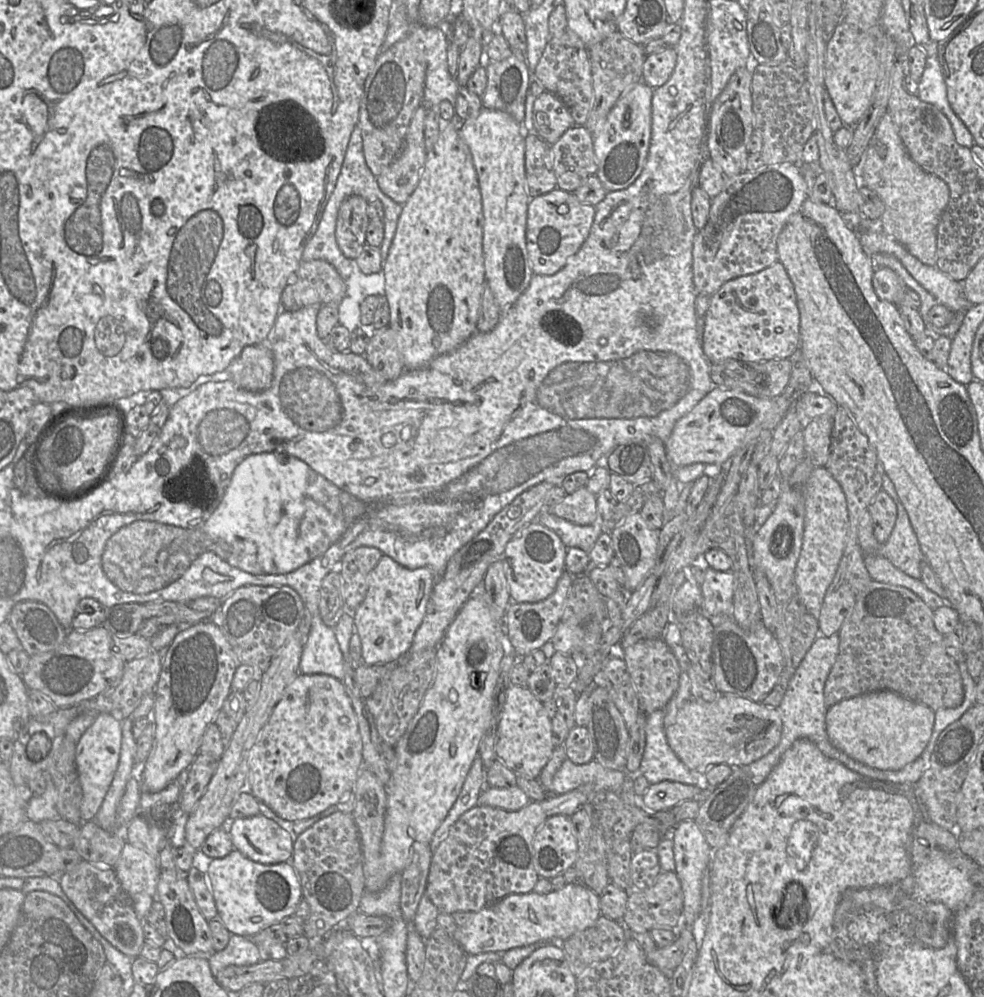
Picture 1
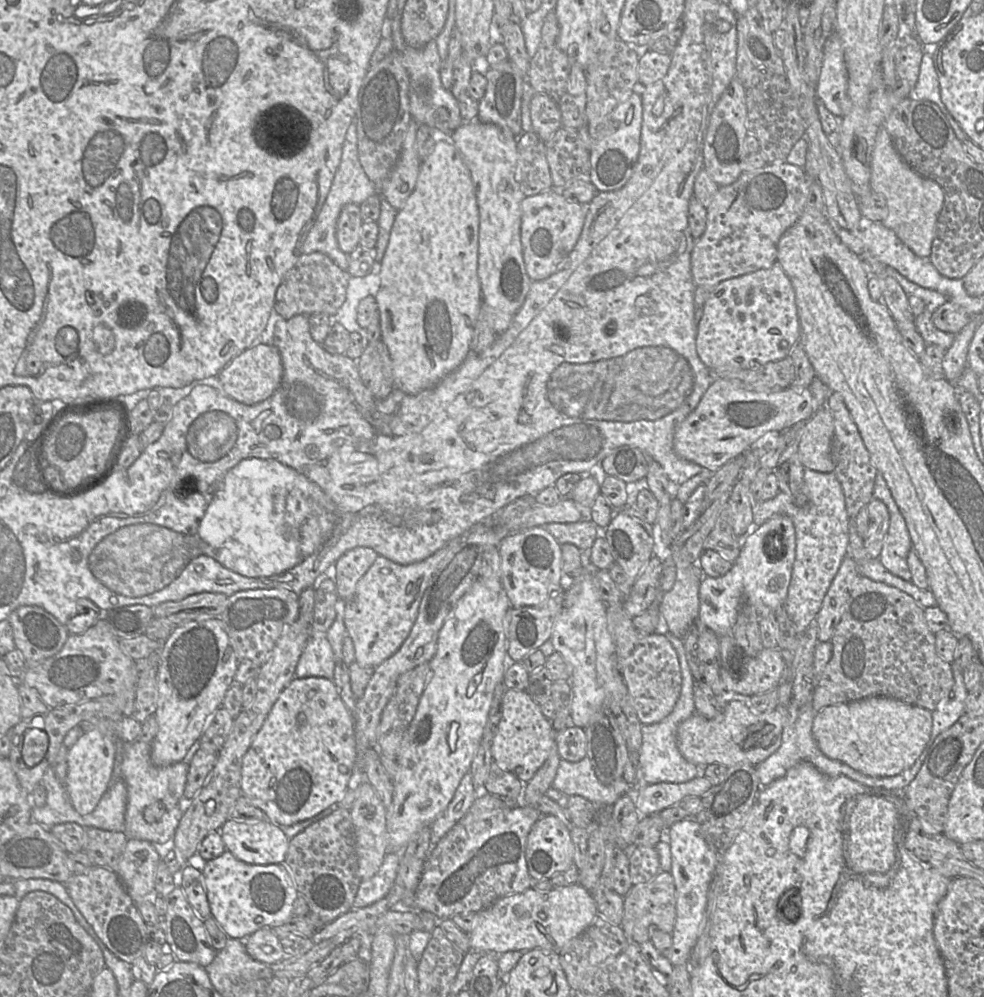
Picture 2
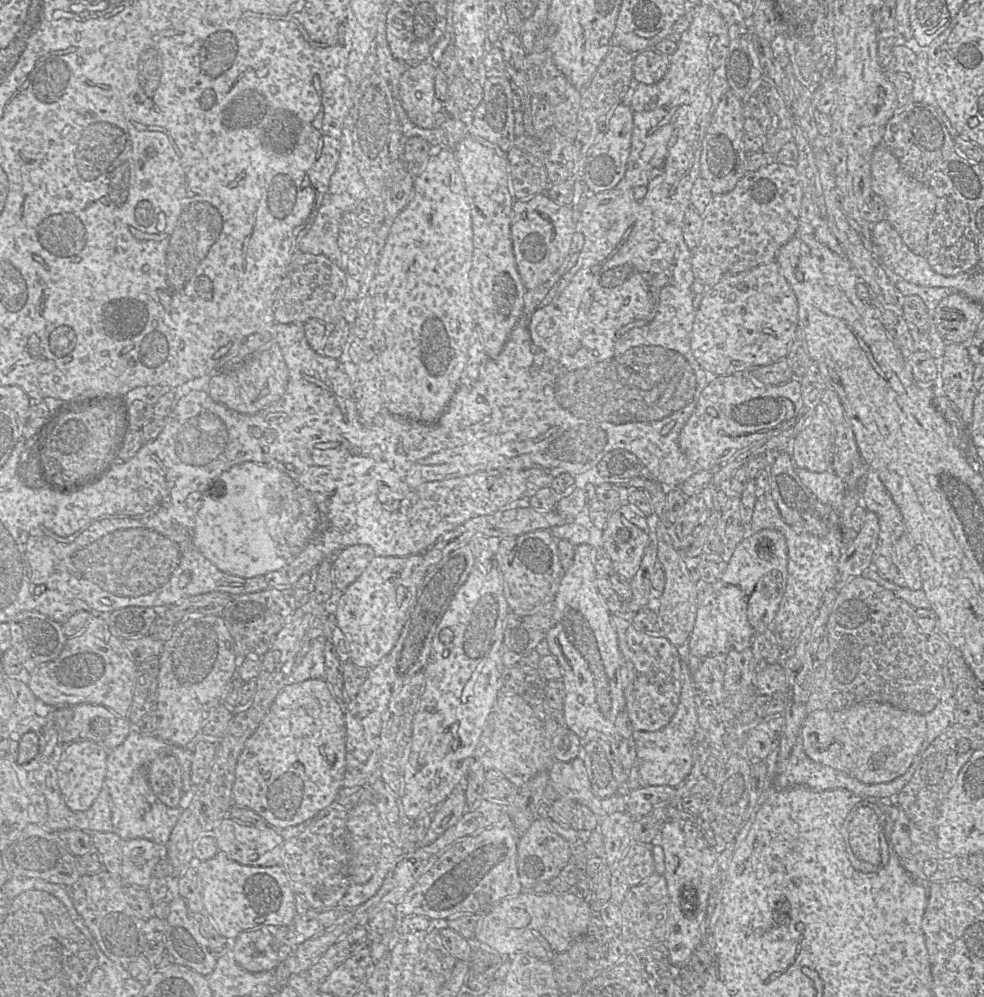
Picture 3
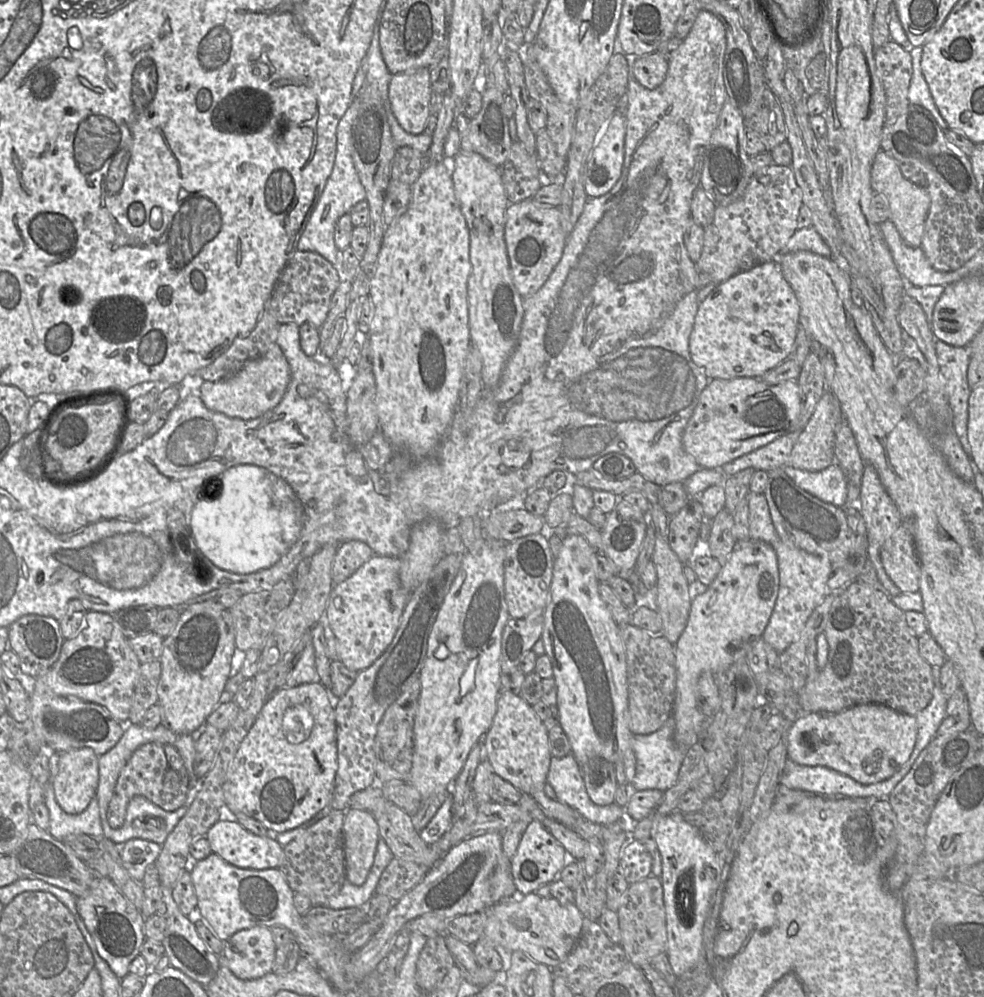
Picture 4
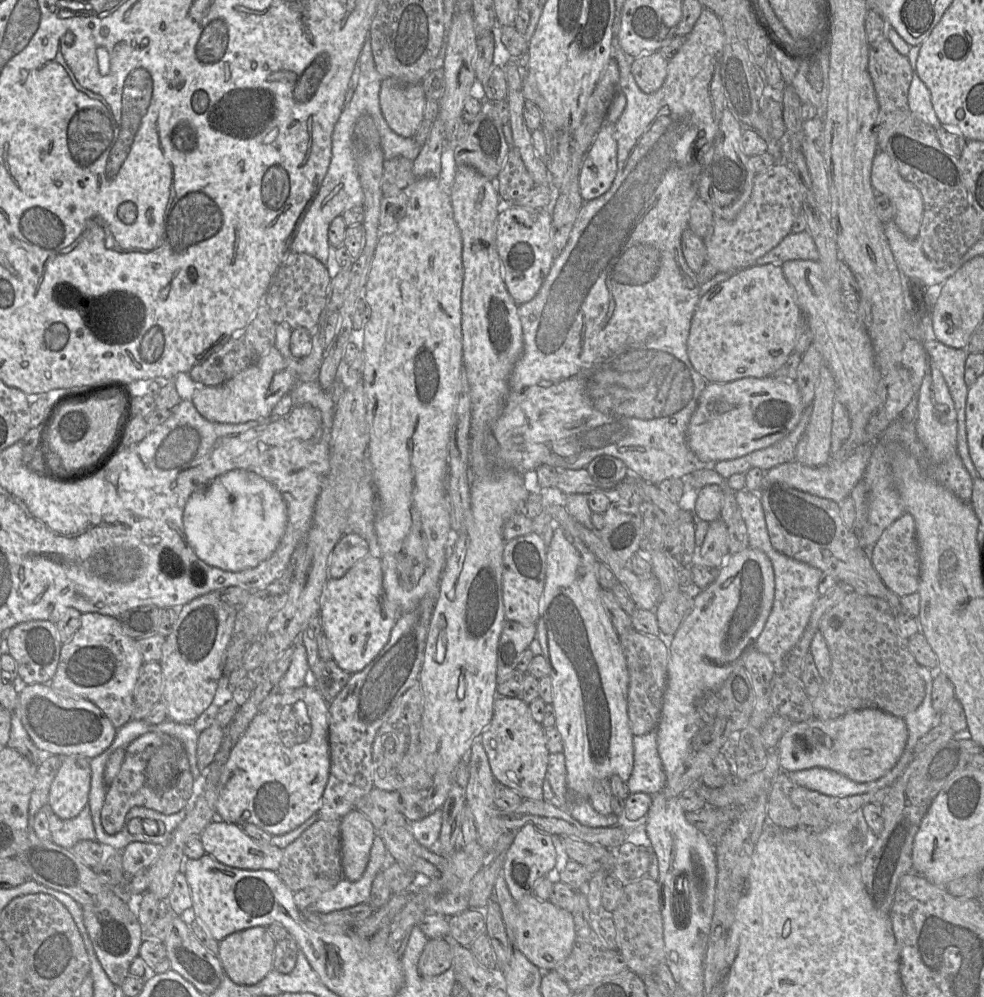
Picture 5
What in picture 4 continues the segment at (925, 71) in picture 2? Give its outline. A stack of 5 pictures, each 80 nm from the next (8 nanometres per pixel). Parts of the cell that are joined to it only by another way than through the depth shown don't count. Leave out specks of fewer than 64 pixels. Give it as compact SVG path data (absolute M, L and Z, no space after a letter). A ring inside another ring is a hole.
M916 46L910 51L912 57L913 73L908 90L908 100L910 104L915 104L927 109L935 118L938 125L944 130L949 129L946 121L941 116L929 86L925 80L921 69L922 47Z

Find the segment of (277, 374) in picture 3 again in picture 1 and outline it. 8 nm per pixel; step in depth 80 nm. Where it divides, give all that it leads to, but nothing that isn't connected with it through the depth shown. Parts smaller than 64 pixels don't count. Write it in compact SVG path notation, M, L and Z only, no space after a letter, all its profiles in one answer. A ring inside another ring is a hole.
M267 343L246 346L225 370L238 388L251 392L268 389L274 376L273 353Z

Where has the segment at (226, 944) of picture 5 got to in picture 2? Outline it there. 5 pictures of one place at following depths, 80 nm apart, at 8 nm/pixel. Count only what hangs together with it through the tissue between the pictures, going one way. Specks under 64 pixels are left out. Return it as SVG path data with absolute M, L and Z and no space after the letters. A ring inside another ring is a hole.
M262 928L244 938L247 953L255 960L272 965L285 958L280 939L272 929Z

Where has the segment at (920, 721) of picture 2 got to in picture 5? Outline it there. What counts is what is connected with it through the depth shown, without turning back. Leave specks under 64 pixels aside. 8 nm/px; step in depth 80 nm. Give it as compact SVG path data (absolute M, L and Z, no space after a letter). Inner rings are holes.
M870 707L853 710L828 720L811 718L790 723L775 750L783 772L821 767L858 782L874 781L887 774L901 757L908 732L904 719Z

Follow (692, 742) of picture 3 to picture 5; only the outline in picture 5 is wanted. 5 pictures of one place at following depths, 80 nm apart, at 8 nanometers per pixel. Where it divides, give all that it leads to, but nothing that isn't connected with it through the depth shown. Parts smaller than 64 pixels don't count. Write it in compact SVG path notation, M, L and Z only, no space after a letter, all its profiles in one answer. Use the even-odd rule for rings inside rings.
M656 731L633 737L634 764L626 781L629 793L654 795L662 791L666 775L657 750Z

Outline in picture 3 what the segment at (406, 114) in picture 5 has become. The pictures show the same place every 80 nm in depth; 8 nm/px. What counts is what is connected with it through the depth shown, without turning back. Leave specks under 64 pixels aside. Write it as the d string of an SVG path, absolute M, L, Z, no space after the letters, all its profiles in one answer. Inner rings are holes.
M423 61L406 70L398 80L397 101L410 121L421 128L434 127L436 111L444 111L435 96L437 66Z

